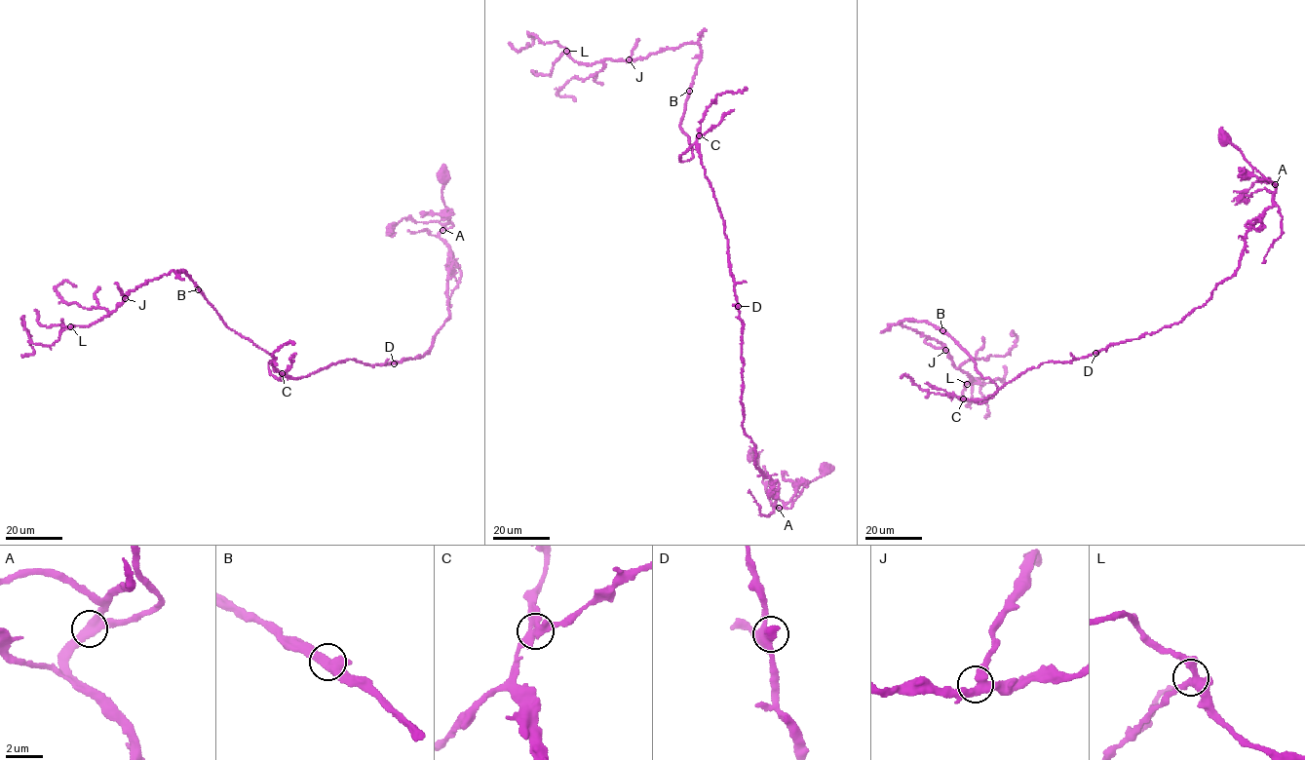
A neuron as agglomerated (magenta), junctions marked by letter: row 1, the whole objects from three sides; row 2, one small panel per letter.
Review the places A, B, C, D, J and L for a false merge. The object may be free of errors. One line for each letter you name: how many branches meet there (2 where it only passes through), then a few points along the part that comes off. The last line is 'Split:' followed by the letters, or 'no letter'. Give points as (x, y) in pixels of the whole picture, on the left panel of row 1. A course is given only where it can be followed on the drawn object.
Split: no letter

